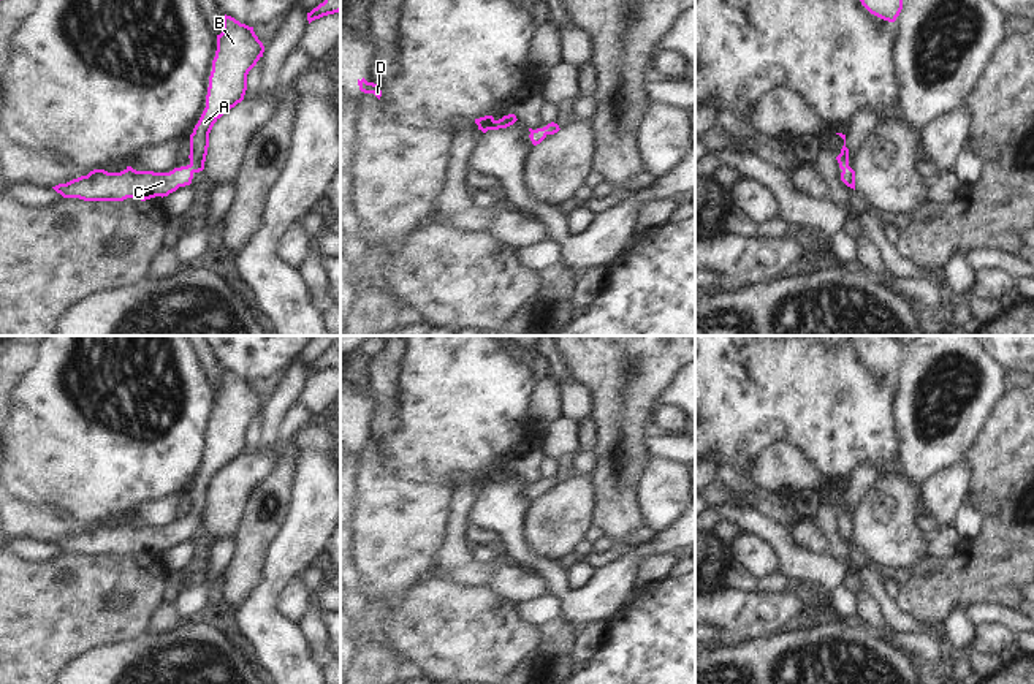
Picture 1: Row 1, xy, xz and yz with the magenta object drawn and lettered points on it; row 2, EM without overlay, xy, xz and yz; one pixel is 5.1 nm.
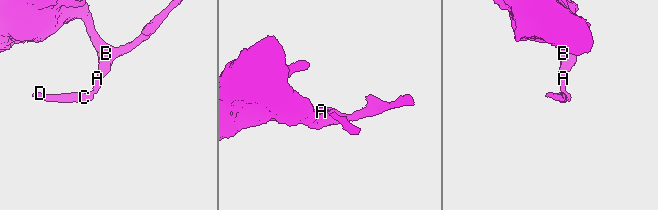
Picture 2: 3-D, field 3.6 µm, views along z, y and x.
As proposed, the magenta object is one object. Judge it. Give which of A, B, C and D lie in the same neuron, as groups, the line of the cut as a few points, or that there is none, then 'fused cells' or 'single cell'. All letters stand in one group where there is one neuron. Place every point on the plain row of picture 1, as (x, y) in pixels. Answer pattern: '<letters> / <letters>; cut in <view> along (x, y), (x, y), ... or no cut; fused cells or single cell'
A B C D; no cut; single cell

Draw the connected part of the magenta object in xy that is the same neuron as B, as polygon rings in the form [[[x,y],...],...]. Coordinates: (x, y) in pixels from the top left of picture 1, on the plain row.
[[[231,370],[223,372],[223,386],[217,390],[217,405],[212,415],[206,462],[190,489],[190,518],[169,527],[136,526],[127,521],[120,527],[93,524],[67,538],[52,542],[63,553],[84,556],[141,556],[168,551],[179,542],[192,538],[193,529],[204,524],[209,488],[214,478],[244,454],[247,429],[263,412],[264,401],[253,382]]]

